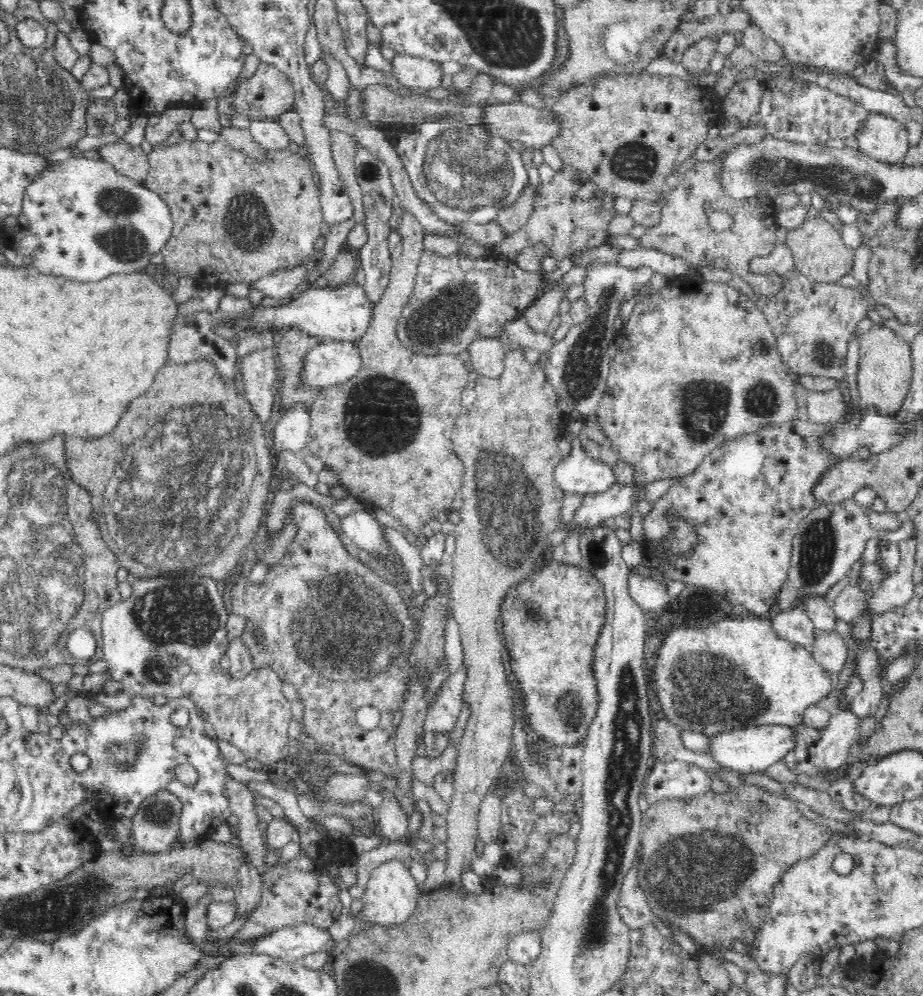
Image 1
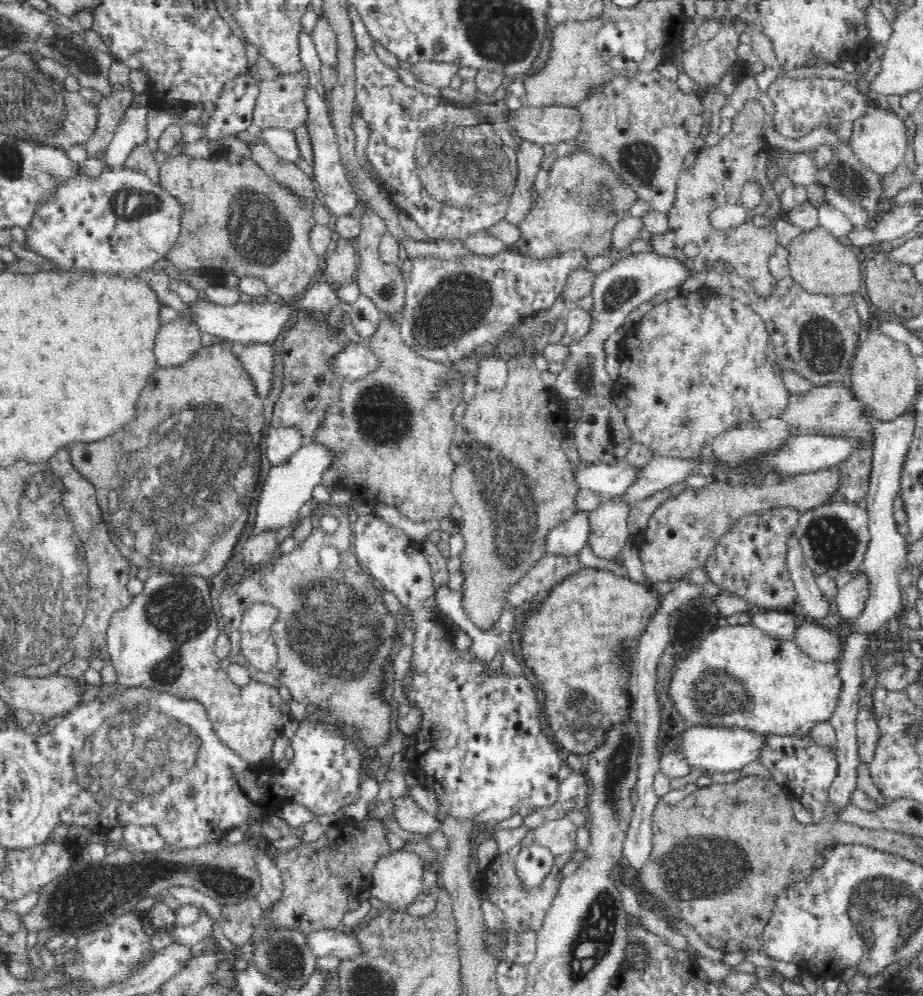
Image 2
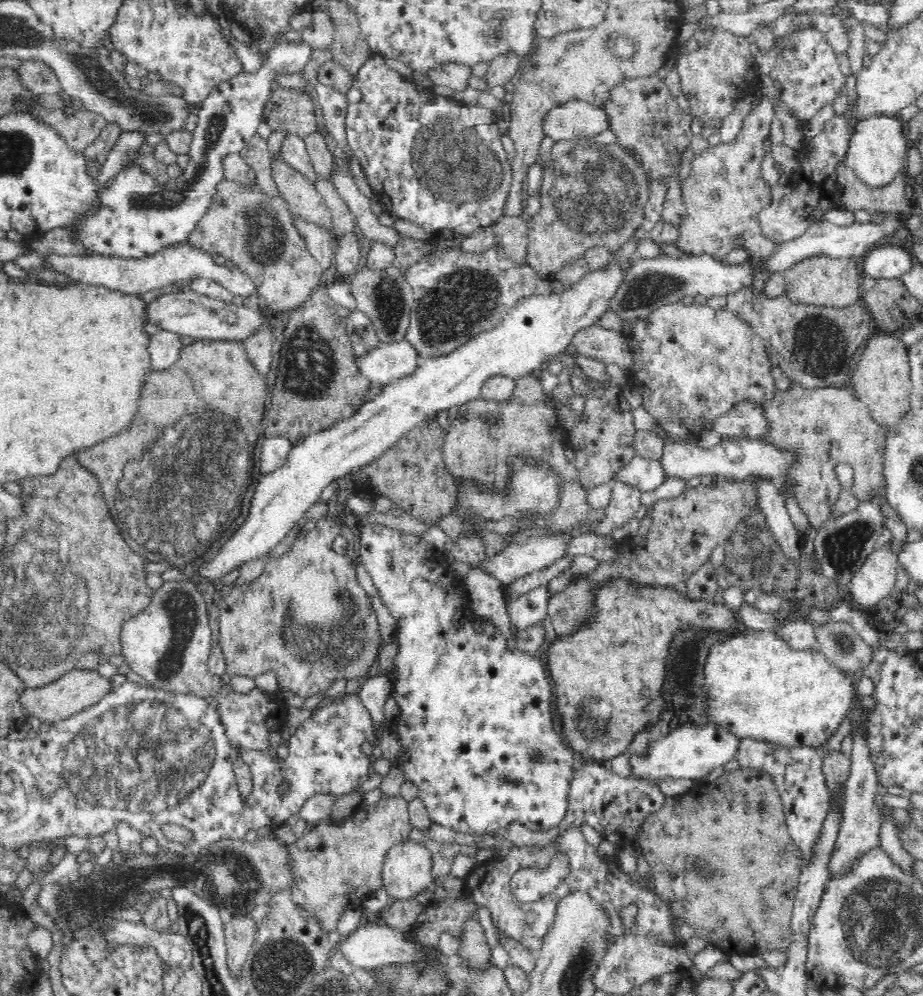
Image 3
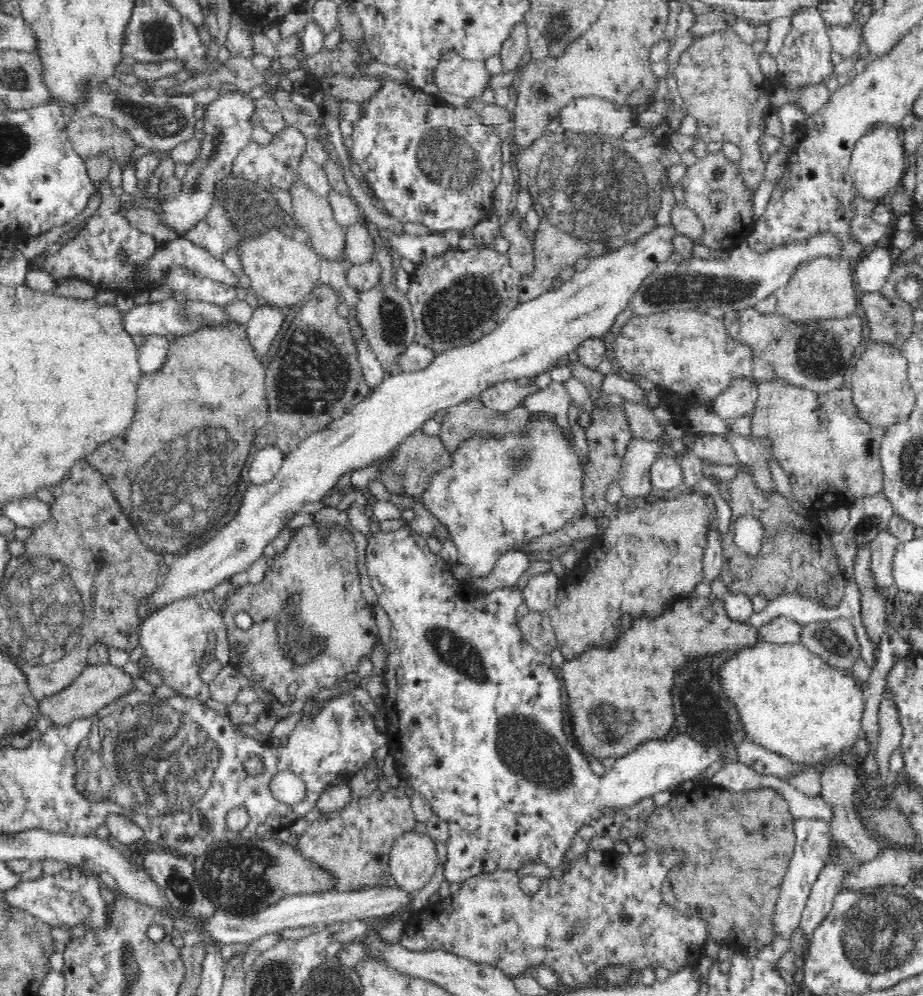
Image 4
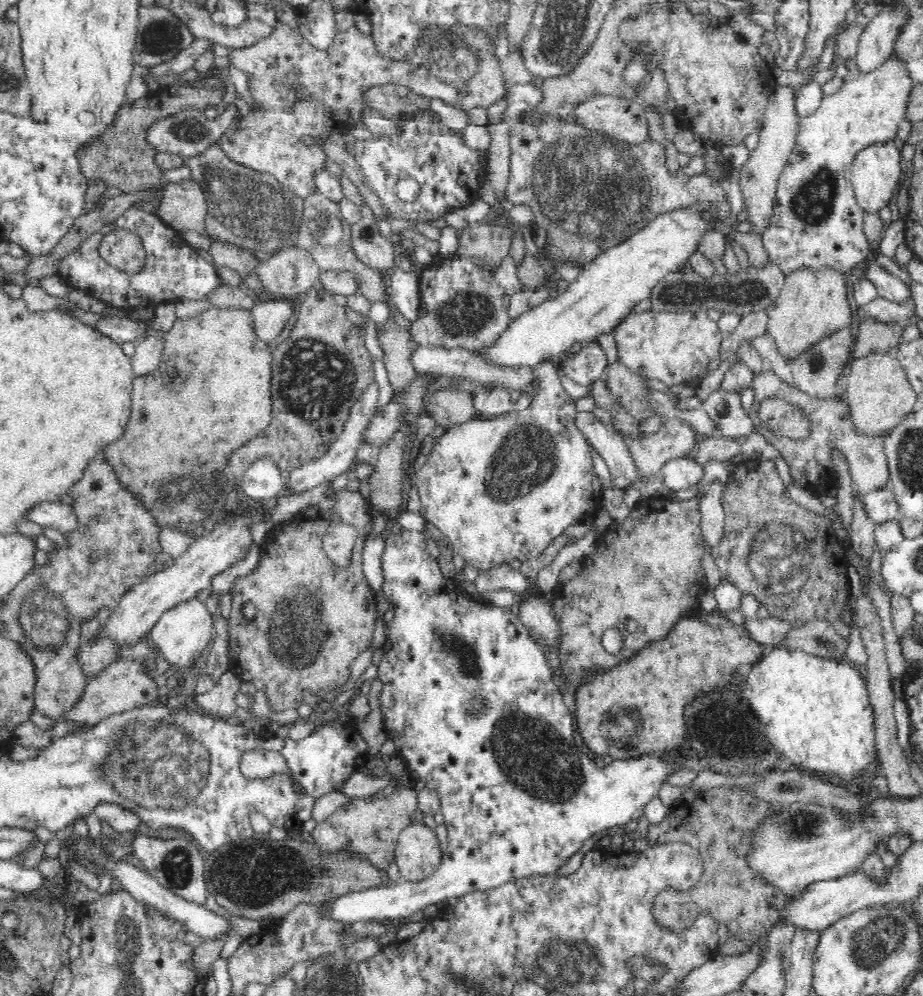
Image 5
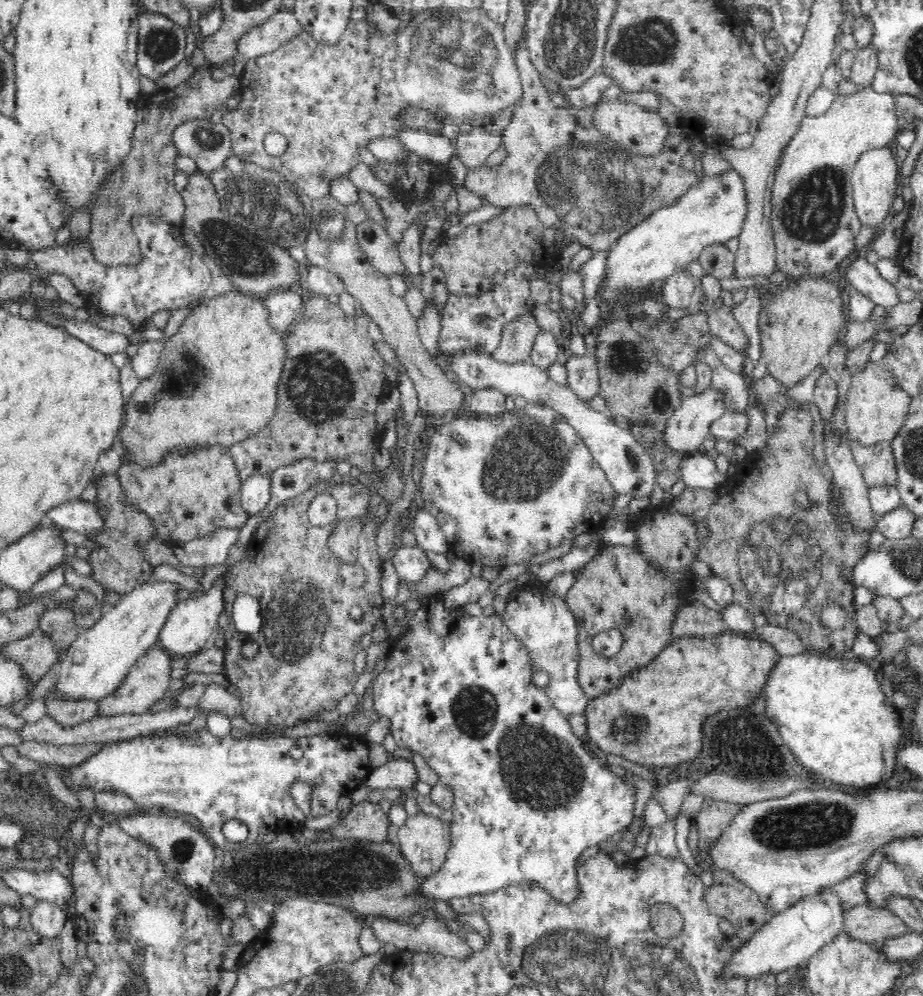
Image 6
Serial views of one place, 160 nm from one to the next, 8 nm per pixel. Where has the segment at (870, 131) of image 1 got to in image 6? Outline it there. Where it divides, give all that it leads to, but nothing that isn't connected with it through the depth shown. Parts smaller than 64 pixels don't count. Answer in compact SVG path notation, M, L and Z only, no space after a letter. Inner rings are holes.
M893 146L873 148L863 152L856 161L851 174L853 203L860 217L861 225L882 226L891 212L892 201L896 198L898 174L902 165L895 156Z

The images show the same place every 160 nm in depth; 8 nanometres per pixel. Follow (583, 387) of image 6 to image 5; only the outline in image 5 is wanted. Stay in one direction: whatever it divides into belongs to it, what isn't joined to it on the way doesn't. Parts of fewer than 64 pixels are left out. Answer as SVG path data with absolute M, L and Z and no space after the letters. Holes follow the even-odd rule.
M593 341L583 344L580 352L567 356L559 368L577 385L592 386L605 377L607 357L600 342Z

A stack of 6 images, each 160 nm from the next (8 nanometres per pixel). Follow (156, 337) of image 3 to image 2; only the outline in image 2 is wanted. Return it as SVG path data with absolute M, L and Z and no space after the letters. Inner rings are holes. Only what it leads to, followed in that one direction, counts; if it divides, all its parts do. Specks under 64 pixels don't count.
M177 317L169 324L163 324L156 338L155 356L160 367L177 367L184 362L190 361L198 356L204 349L202 348L203 331L191 318Z

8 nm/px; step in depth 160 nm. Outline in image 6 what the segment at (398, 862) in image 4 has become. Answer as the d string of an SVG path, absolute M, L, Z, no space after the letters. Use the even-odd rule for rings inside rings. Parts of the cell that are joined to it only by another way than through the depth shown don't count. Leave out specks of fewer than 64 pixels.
M422 813L411 815L398 830L399 852L414 877L434 875L446 860L450 825L440 818Z

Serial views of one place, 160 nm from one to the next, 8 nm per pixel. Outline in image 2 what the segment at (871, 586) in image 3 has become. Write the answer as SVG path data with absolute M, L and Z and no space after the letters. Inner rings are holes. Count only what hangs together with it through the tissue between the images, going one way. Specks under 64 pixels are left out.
M860 570L849 582L837 590L835 597L840 618L854 618L864 610L868 597L868 581L865 573Z

